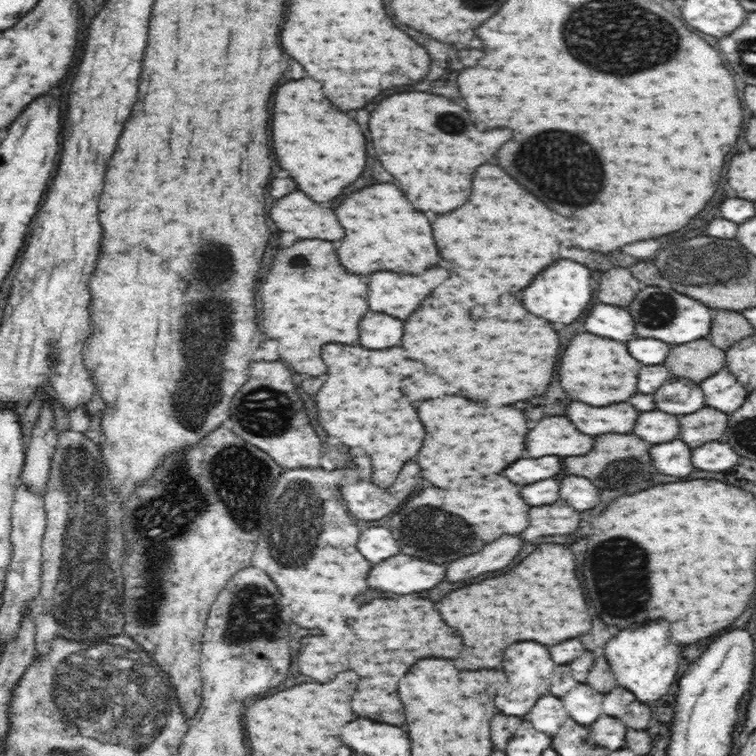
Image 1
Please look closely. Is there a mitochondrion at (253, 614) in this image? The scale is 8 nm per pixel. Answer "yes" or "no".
yes

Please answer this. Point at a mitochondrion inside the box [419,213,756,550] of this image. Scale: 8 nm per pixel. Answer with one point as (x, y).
(705, 265)

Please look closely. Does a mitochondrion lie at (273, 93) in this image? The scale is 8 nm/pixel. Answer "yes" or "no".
no

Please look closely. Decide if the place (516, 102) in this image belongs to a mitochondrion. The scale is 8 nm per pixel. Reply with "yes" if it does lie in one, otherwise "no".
no

